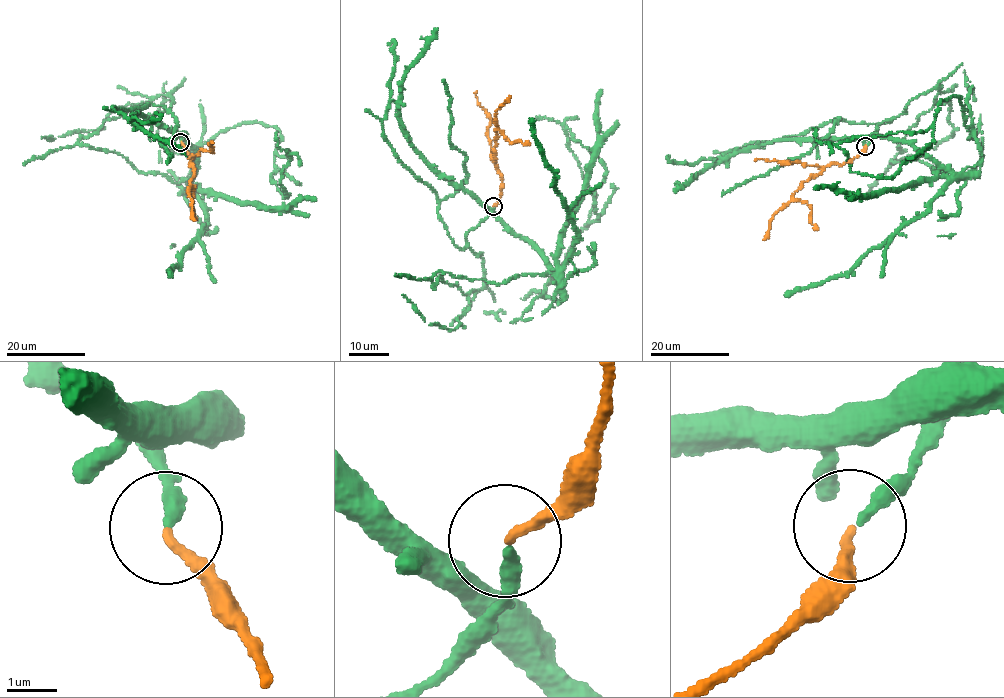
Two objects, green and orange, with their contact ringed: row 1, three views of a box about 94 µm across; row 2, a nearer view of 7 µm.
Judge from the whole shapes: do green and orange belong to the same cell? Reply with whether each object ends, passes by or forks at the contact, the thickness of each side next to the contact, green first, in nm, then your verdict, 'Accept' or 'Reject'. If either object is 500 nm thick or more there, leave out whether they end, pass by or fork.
At the ring green ends. At the ring orange ends. Thickness 240 nm (green) against 170 nm. Accept

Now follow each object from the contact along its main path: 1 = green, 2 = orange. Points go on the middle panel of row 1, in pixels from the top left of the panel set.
1: (493, 206), (560, 281), (559, 303), (543, 291), (587, 225), (594, 195), (564, 125), (536, 116)
2: (493, 206), (501, 194), (502, 184), (494, 149), (498, 138), (496, 114), (510, 96)

